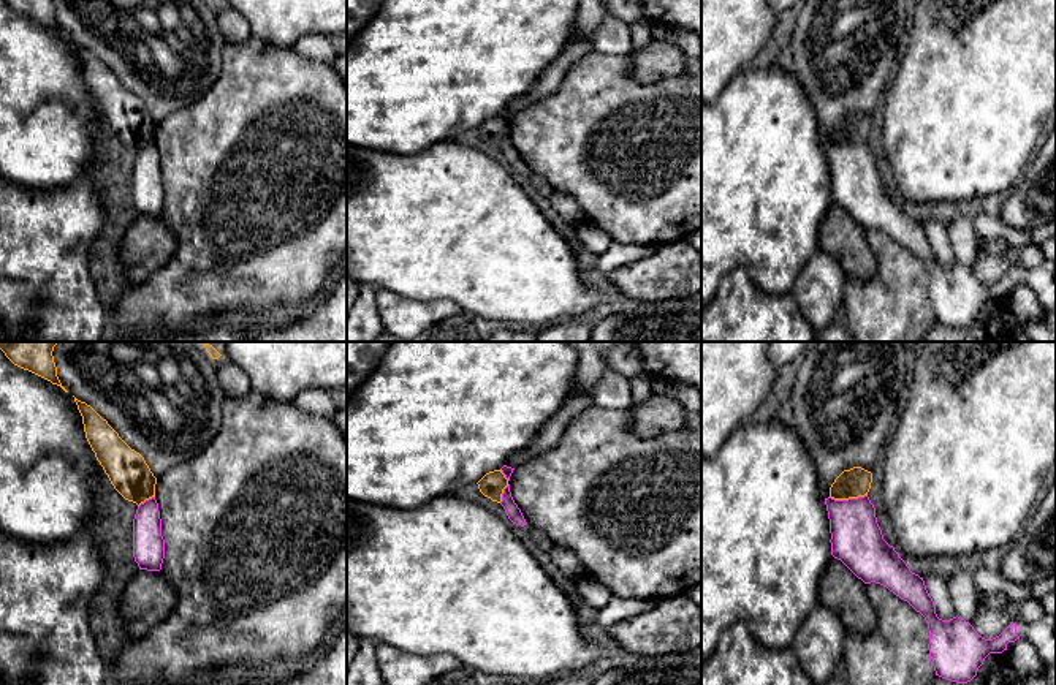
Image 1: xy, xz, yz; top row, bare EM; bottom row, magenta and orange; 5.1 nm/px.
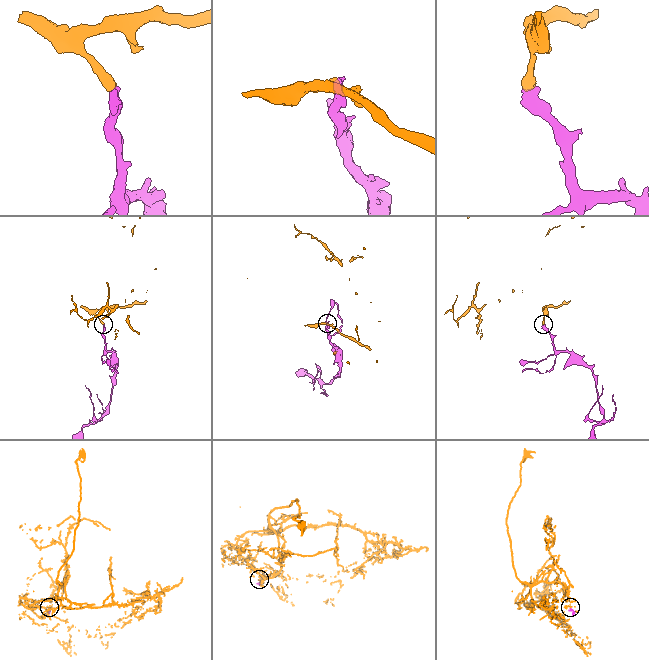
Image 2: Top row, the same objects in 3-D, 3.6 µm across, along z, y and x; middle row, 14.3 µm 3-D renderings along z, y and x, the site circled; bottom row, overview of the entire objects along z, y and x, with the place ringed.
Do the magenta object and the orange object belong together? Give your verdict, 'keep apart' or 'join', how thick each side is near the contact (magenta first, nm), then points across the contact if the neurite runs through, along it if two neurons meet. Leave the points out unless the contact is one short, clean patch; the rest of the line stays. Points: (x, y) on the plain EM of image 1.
keep apart; 260 nm thick on the magenta side, 150 nm on the other; border along yz (866, 140), (857, 144), (830, 143)

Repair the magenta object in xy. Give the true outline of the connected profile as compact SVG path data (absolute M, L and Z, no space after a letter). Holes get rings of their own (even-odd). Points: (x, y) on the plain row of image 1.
M155 142L141 149L133 165L133 202L139 215L160 217L165 204L161 165Z

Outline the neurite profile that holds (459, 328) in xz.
M462 312L426 329L408 342L484 342L469 313Z

